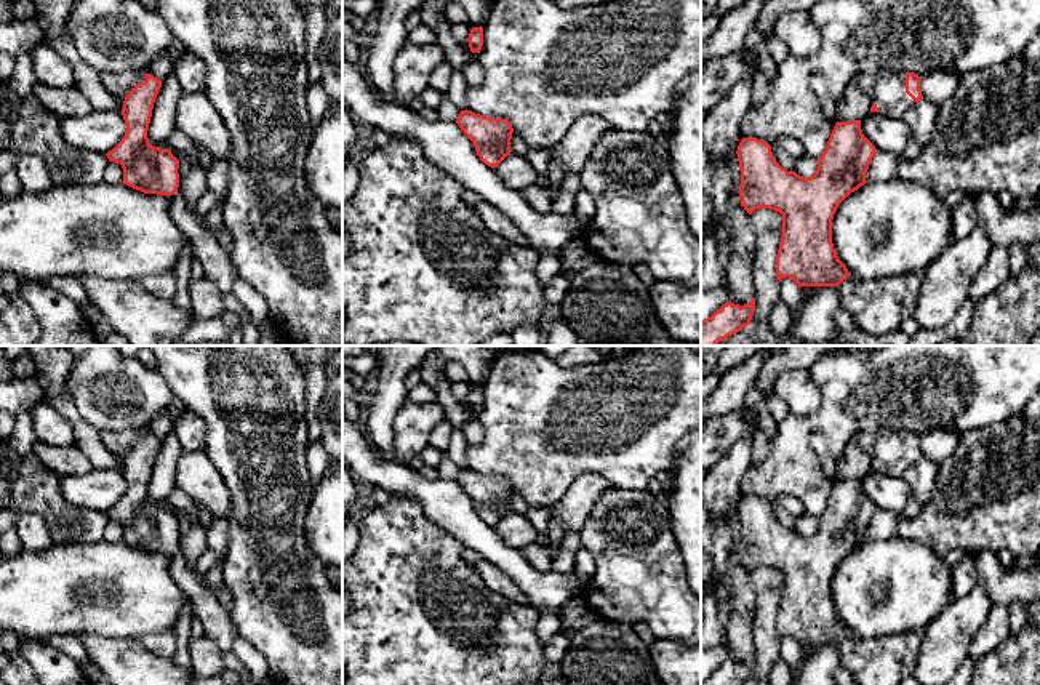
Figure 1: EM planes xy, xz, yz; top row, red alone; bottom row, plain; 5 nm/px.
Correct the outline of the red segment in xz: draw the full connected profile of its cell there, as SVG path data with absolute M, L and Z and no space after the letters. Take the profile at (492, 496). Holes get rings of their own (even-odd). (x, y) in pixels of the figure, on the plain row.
M461 469L456 479L464 493L474 501L480 519L494 527L512 509L512 482L507 477L490 477L472 469Z

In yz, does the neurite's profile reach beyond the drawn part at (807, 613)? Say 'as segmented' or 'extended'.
as segmented

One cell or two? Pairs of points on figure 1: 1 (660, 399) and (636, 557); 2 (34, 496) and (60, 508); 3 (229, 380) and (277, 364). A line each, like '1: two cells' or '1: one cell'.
1: two cells
2: one cell
3: one cell

